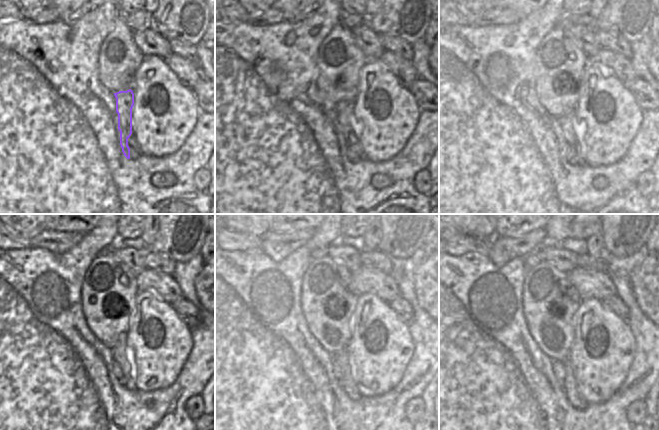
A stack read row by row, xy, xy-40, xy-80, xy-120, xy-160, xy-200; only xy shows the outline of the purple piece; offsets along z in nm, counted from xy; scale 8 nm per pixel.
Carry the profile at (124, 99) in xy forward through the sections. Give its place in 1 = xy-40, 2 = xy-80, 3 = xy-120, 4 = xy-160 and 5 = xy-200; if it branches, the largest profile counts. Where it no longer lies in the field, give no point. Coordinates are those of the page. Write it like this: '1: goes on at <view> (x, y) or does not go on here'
1: goes on at xy-40 (348, 124)
2: goes on at xy-80 (569, 125)
3: goes on at xy-120 (120, 366)
4: goes on at xy-160 (347, 383)
5: goes on at xy-200 (570, 387)

